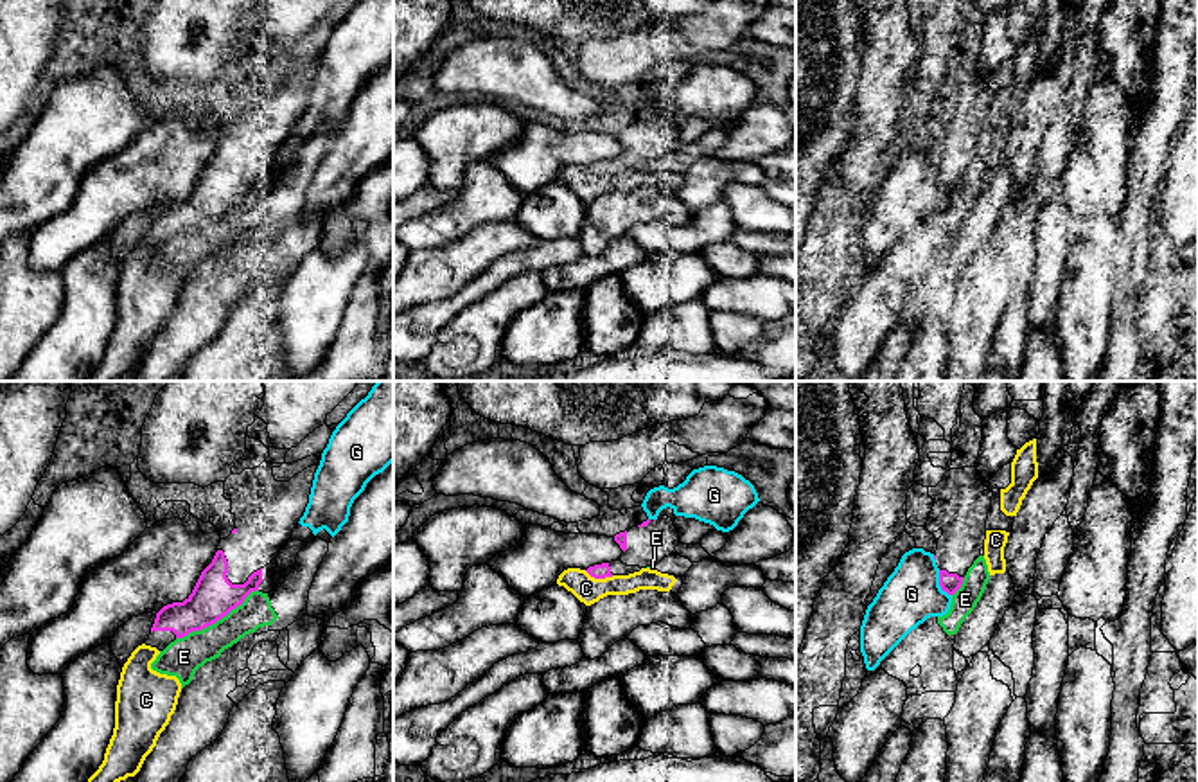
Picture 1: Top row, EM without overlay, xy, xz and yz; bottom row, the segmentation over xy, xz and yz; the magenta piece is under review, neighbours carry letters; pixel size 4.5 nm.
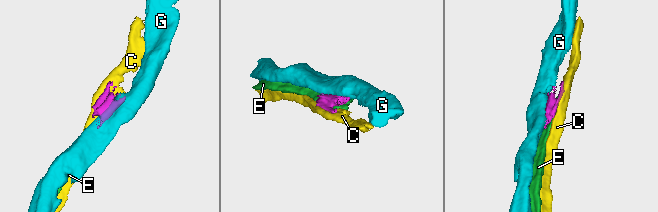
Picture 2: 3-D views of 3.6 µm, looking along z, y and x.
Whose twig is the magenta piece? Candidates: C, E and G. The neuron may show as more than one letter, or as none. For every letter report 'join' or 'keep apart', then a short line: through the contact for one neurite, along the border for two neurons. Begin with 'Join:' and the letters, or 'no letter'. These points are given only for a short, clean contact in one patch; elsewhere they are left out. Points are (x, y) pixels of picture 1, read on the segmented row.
Join: no letter
C: keep apart
E: keep apart
G: keep apart

